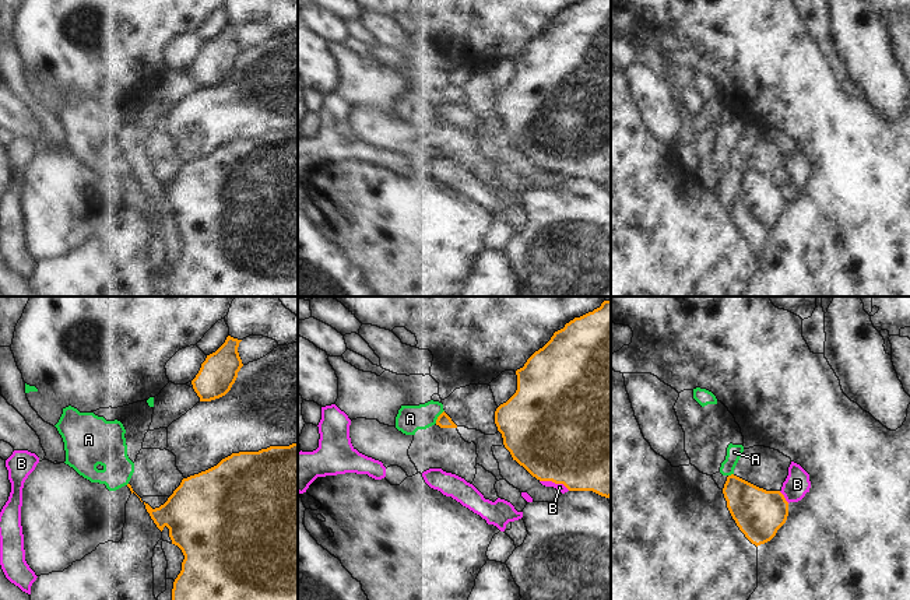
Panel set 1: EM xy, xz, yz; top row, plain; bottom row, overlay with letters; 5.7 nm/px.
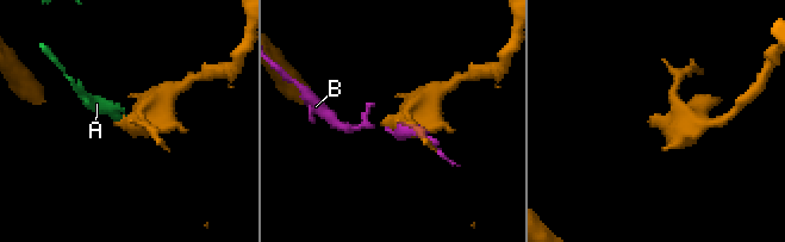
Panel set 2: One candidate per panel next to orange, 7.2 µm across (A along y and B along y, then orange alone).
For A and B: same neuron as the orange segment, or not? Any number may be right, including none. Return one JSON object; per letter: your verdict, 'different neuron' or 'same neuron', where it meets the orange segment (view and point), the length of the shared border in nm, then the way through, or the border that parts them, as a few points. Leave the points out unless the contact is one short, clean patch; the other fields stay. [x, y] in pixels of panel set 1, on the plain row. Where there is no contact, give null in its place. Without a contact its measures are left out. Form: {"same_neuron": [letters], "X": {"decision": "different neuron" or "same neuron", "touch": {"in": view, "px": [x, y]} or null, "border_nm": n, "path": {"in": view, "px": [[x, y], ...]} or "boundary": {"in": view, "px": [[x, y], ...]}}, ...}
{"same_neuron": [], "A": {"decision": "different neuron", "touch": {"in": "xz", "px": [438, 104]}, "border_nm": 90, "boundary": {"in": "xz", "px": [[443, 97], [435, 109]]}}, "B": {"decision": "different neuron", "touch": {"in": "xz", "px": [555, 169]}, "border_nm": 190}}

